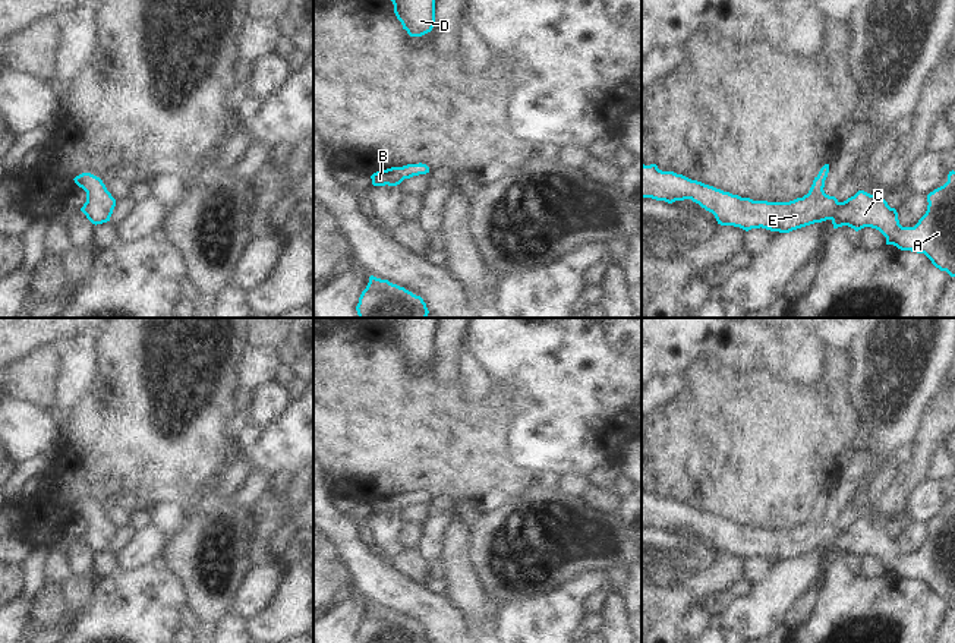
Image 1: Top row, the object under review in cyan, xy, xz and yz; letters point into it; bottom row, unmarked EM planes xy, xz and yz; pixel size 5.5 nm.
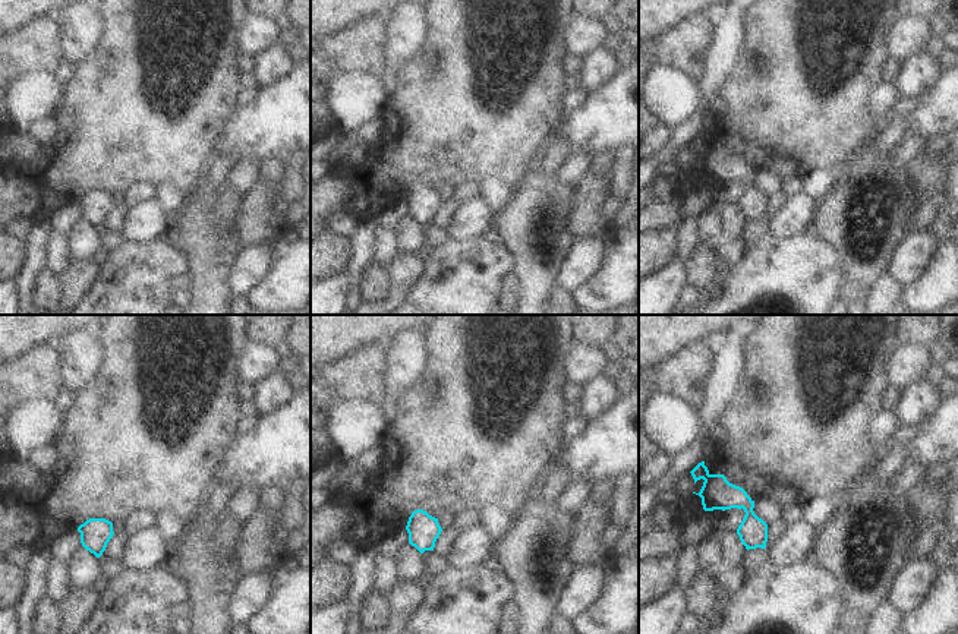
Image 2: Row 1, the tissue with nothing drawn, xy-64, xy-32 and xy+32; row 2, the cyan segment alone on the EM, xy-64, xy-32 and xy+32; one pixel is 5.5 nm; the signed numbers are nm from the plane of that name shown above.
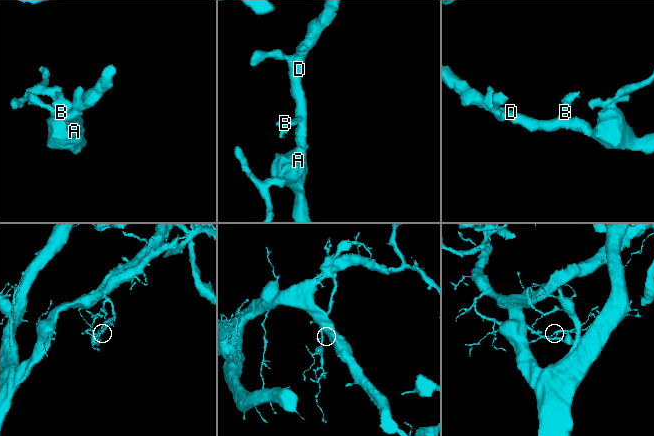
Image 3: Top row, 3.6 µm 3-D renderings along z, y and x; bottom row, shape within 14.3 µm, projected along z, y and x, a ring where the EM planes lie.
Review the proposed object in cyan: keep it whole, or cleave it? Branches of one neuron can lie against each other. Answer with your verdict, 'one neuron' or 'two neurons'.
one neuron

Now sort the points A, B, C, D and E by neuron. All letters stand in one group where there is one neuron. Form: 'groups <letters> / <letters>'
groups A B C D E

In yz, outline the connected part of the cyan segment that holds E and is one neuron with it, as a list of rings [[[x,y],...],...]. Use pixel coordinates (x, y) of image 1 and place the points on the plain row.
[[[642,492],[642,526],[668,532],[691,527],[712,540],[718,552],[746,560],[762,555],[789,561],[826,548],[832,549],[833,557],[848,554],[858,560],[872,555],[886,565],[886,573],[924,581],[936,596],[955,605],[954,498],[949,499],[943,514],[927,523],[927,539],[914,555],[902,555],[895,536],[864,519],[858,519],[844,530],[826,523],[823,516],[828,501],[829,492],[825,492],[803,526],[768,530],[741,526],[674,499],[662,499],[656,492]]]

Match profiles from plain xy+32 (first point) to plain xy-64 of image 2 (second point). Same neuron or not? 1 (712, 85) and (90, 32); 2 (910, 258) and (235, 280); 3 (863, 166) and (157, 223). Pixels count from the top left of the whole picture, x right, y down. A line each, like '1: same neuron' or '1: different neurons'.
1: same neuron
2: same neuron
3: different neurons

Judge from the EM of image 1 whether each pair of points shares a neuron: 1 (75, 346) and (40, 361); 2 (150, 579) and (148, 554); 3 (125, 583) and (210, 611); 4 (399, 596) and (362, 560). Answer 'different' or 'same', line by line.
1: different
2: different
3: different
4: same

